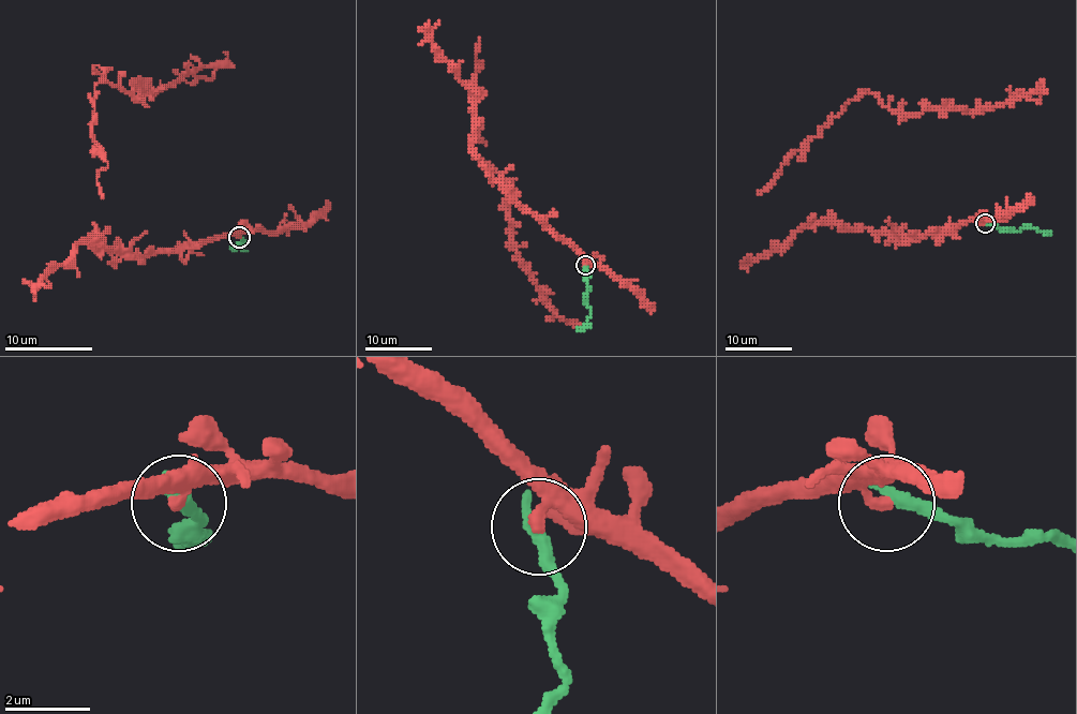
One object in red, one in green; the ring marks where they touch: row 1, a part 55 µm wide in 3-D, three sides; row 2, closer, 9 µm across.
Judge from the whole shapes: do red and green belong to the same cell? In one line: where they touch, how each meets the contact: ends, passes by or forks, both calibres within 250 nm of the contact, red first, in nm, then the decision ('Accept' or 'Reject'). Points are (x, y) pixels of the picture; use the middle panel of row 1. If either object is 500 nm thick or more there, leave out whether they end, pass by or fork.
Place: (585, 265). At the ring red ends. At the ring green ends. Thickness 260 nm (red) against 360 nm. Reject

